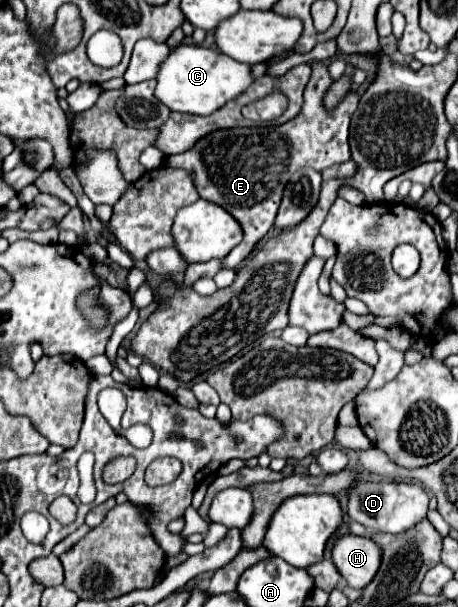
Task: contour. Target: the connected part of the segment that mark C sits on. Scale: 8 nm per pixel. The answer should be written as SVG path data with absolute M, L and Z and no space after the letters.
M180 43L158 67L154 97L158 97L158 101L170 111L210 115L214 113L214 109L220 109L226 101L238 97L238 93L248 89L252 81L254 79L250 75L250 65L242 65L232 57L200 45Z

